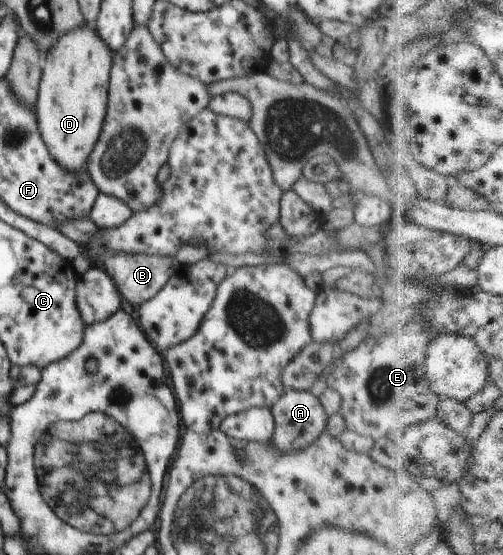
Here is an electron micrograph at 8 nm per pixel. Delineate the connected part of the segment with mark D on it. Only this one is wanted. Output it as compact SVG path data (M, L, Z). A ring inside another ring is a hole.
M86 20L79 27L63 33L55 45L57 47L53 47L45 57L47 65L43 65L39 99L36 99L37 119L39 119L43 141L57 163L66 170L80 172L85 168L86 161L93 151L106 116L113 53L108 43L98 34L95 26L87 23Z

